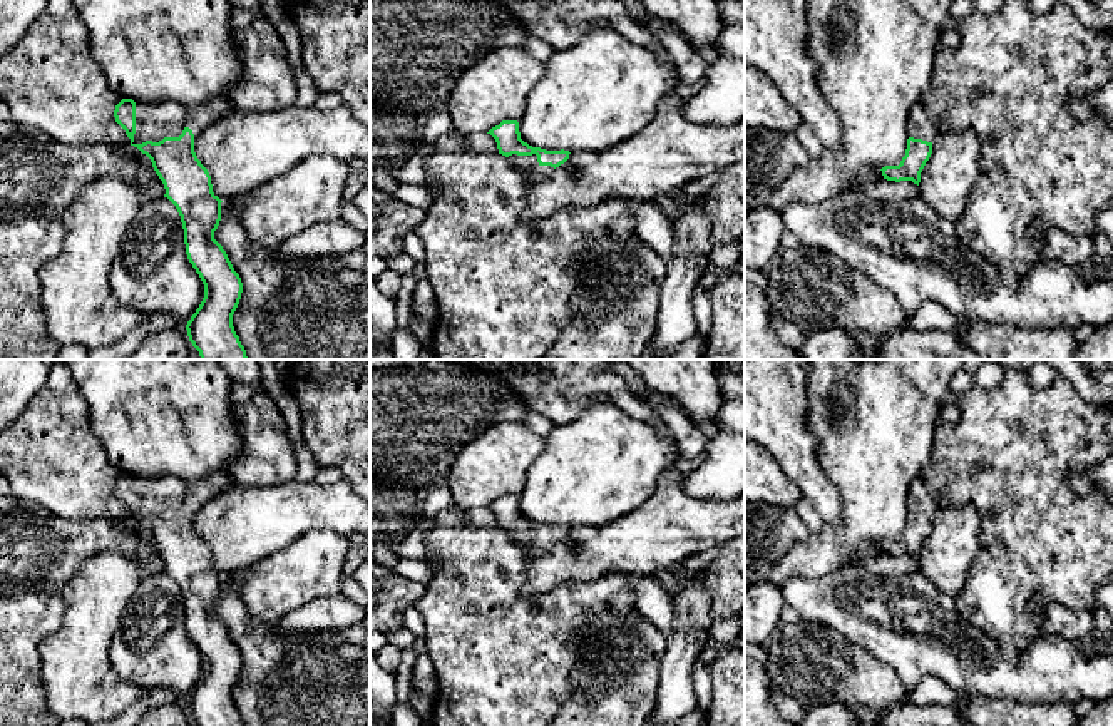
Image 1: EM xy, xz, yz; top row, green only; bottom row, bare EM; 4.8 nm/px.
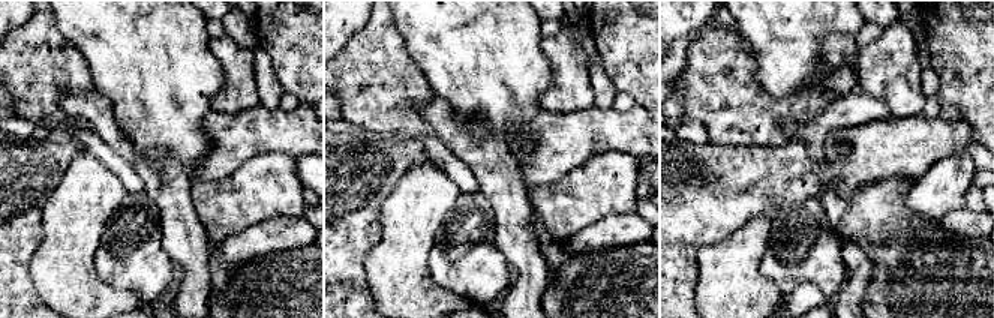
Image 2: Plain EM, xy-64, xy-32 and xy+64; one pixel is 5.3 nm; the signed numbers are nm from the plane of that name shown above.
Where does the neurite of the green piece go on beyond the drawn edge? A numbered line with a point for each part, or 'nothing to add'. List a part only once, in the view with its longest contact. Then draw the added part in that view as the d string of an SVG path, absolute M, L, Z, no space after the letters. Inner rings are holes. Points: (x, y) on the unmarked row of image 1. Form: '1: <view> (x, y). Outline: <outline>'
1: xy (153, 495). Outline: M216 473L192 488L187 488L182 480L174 477L136 477L136 509L132 519L142 519L146 515L159 517L164 512L179 512L186 502L197 510L209 498L223 493L234 483L236 480L231 477L231 473Z

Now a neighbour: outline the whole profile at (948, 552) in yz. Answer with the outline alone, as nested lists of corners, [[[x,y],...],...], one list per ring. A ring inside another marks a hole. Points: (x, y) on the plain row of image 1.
[[[941,505],[921,547],[919,572],[941,592],[956,597],[981,550],[981,517],[971,505]]]

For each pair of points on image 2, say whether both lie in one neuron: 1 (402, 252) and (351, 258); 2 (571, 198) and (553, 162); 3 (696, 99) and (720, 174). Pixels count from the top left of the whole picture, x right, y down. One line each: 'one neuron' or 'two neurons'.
1: two neurons
2: two neurons
3: two neurons

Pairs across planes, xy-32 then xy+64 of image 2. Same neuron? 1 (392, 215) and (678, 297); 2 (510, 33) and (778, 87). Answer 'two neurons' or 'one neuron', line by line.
1: two neurons
2: one neuron

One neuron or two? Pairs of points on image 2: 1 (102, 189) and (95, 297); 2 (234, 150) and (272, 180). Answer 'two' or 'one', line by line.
1: one
2: two

